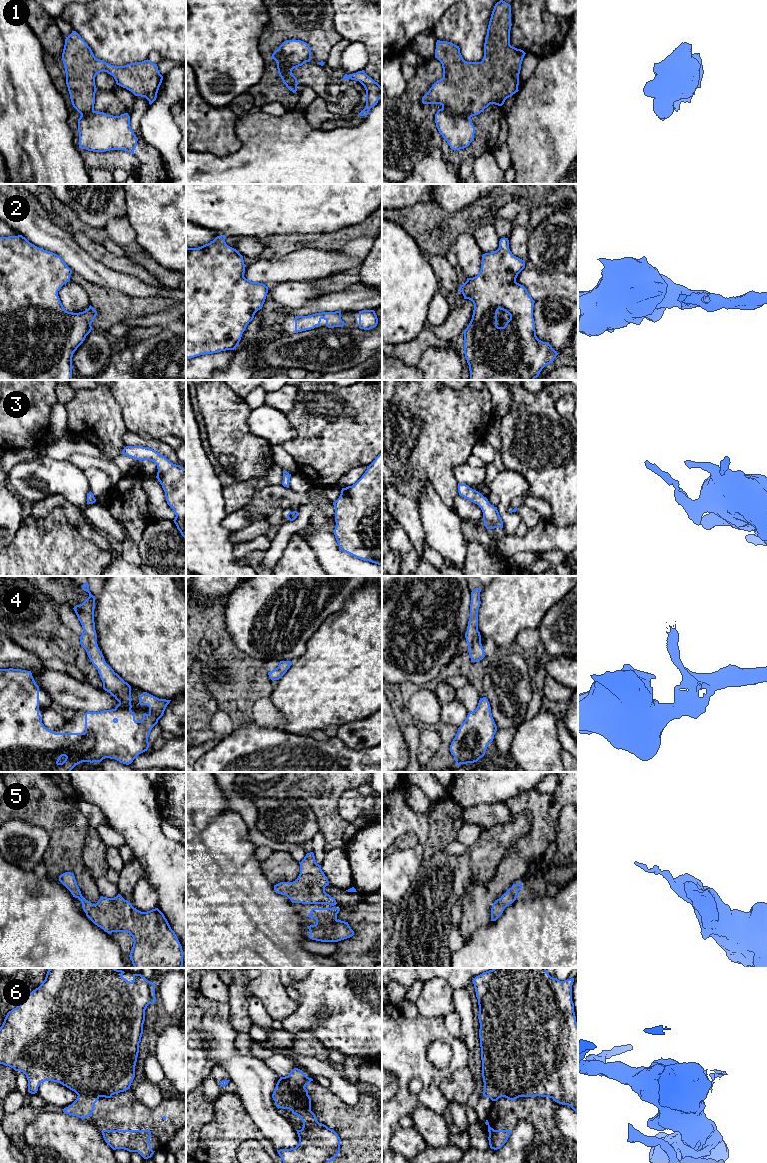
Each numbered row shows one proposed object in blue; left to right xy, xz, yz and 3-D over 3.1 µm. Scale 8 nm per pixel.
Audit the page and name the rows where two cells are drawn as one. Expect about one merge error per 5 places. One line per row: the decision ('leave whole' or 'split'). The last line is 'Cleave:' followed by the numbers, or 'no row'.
1: split
2: leave whole
3: leave whole
4: leave whole
5: leave whole
6: split
Cleave: 1, 6

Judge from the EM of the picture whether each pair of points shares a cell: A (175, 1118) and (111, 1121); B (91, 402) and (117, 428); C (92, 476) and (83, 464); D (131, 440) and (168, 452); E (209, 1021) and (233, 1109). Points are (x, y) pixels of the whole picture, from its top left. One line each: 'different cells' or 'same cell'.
A: same cell
B: same cell
C: different cells
D: same cell
E: different cells

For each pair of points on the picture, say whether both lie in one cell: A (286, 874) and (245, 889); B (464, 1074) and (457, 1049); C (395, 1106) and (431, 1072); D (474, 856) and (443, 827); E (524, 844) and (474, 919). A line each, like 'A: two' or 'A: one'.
A: two
B: two
C: one
D: two
E: one

